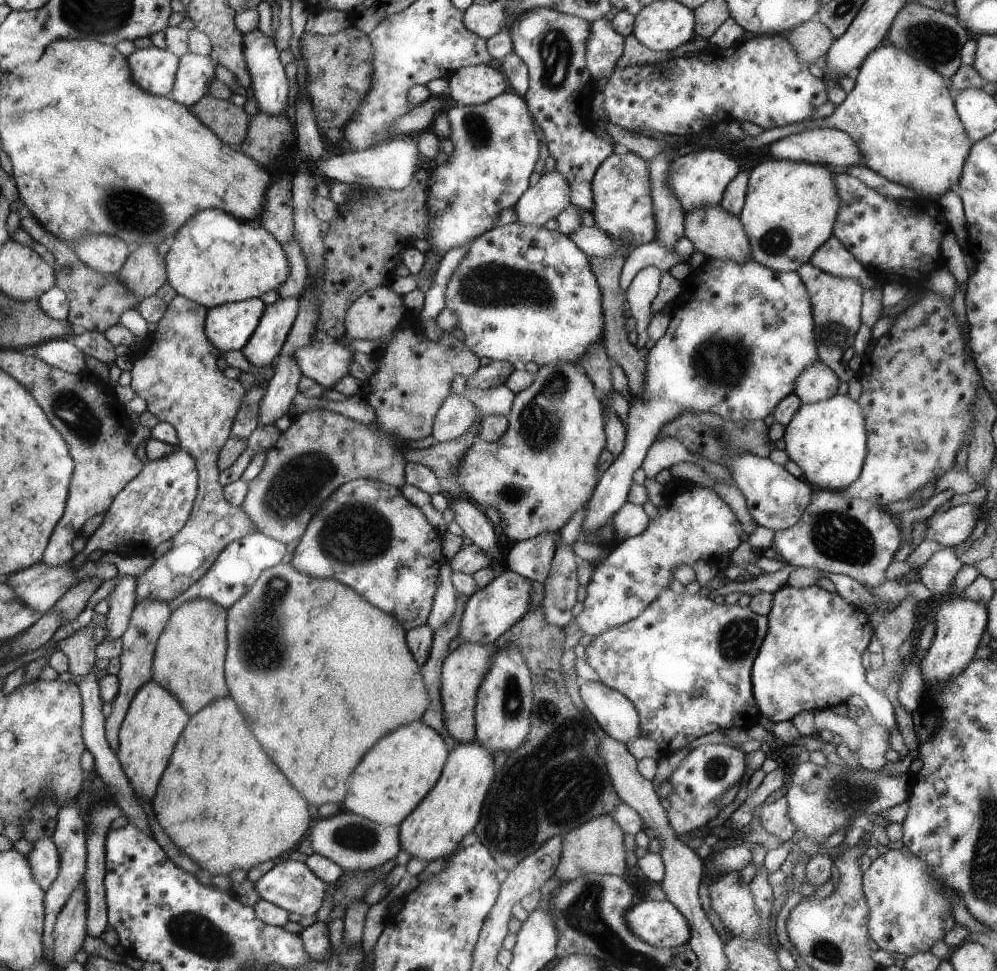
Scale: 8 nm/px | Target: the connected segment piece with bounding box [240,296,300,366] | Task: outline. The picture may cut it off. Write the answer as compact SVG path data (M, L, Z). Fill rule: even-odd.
M280 298L267 304L254 334L240 352L253 366L269 366L279 352L298 318L300 301L298 298Z

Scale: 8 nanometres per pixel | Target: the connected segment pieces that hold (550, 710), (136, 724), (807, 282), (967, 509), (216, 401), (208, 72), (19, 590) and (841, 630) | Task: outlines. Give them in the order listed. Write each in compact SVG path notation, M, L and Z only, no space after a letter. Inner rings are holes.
M533 606L527 616L503 632L492 645L496 649L503 646L517 648L523 654L523 661L527 662L532 683L533 703L527 736L523 744L507 756L503 770L495 772L495 778L521 780L495 780L495 784L491 784L491 792L487 792L487 802L482 807L482 817L473 831L477 842L485 846L499 868L507 872L542 847L551 836L563 837L591 818L611 815L620 801L606 764L598 754L592 716L577 710L565 692L563 676L559 673L559 660L564 653L563 639L564 630L549 626L543 620L541 606Z
M149 680L134 696L121 728L118 756L127 774L128 784L138 797L151 801L155 795L162 773L166 771L167 760L173 752L175 740L185 730L185 712L178 698L167 692L167 688L163 688L157 681Z
M809 262L795 271L810 294L813 306L815 341L817 341L818 360L837 372L839 379L847 381L854 373L841 364L843 352L853 345L853 334L857 332L862 320L859 320L859 304L861 304L861 285L851 278L838 278L819 272Z
M961 504L946 512L936 512L925 522L924 540L935 541L945 547L959 545L971 534L975 527L977 505Z
M176 295L166 306L164 316L157 322L153 336L153 344L149 344L149 350L145 350L131 366L129 384L131 390L147 403L147 411L159 420L171 424L177 434L178 447L183 448L197 466L197 492L192 503L191 511L185 524L179 532L171 536L171 548L153 561L145 571L136 577L134 604L143 604L143 600L159 600L163 604L177 598L185 592L191 584L196 583L213 566L214 561L221 554L223 548L235 540L241 540L243 536L251 536L257 532L255 524L247 516L241 506L234 506L227 501L224 488L218 481L218 453L225 440L230 436L231 428L237 408L242 404L243 384L239 380L228 380L218 370L216 361L221 352L207 340L205 332L205 319L207 309L186 297Z
M183 54L178 59L173 85L166 98L185 106L195 104L206 95L214 71L212 56Z
M86 560L79 568L73 568L71 564L65 564L61 568L53 568L53 566L47 566L43 562L35 564L26 570L14 573L7 580L7 586L15 589L17 598L27 604L27 608L31 608L33 612L39 612L42 616L51 612L55 608L56 604L70 592L75 584L79 584L81 580L90 580L91 578L99 578L99 580L107 581L115 578L119 575L117 566L115 564L95 564Z
M783 585L773 592L771 609L766 616L769 627L750 669L750 680L759 716L765 716L773 723L791 721L799 712L831 709L843 704L847 697L856 694L863 700L879 726L883 726L888 733L897 728L892 700L865 682L865 670L859 660L863 650L871 642L873 628L869 624L869 618L861 610L845 602L836 593L825 592L816 585L799 589Z

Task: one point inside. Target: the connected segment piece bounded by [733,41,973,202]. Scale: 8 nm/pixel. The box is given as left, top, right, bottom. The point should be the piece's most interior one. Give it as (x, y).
(899, 113)

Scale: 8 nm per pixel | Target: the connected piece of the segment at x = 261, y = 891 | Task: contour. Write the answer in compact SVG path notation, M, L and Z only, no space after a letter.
M287 858L277 861L271 871L261 876L257 882L253 882L253 886L255 886L259 899L265 900L289 914L296 913L301 917L311 917L319 910L323 896L325 896L325 888L327 888L326 882L319 880L305 864Z

